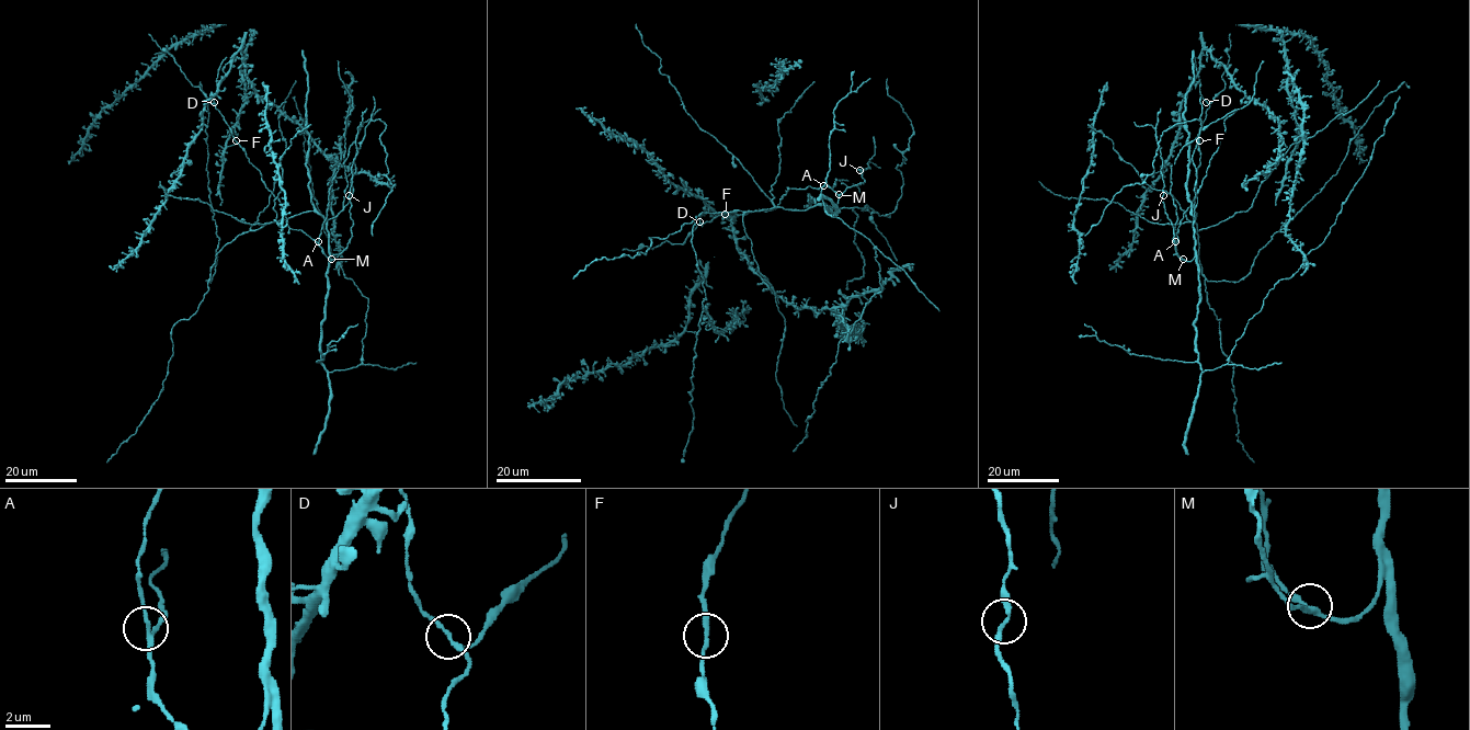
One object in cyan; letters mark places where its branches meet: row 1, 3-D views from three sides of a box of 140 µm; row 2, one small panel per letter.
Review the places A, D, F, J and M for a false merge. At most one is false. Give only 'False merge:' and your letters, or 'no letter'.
False merge: no letter

